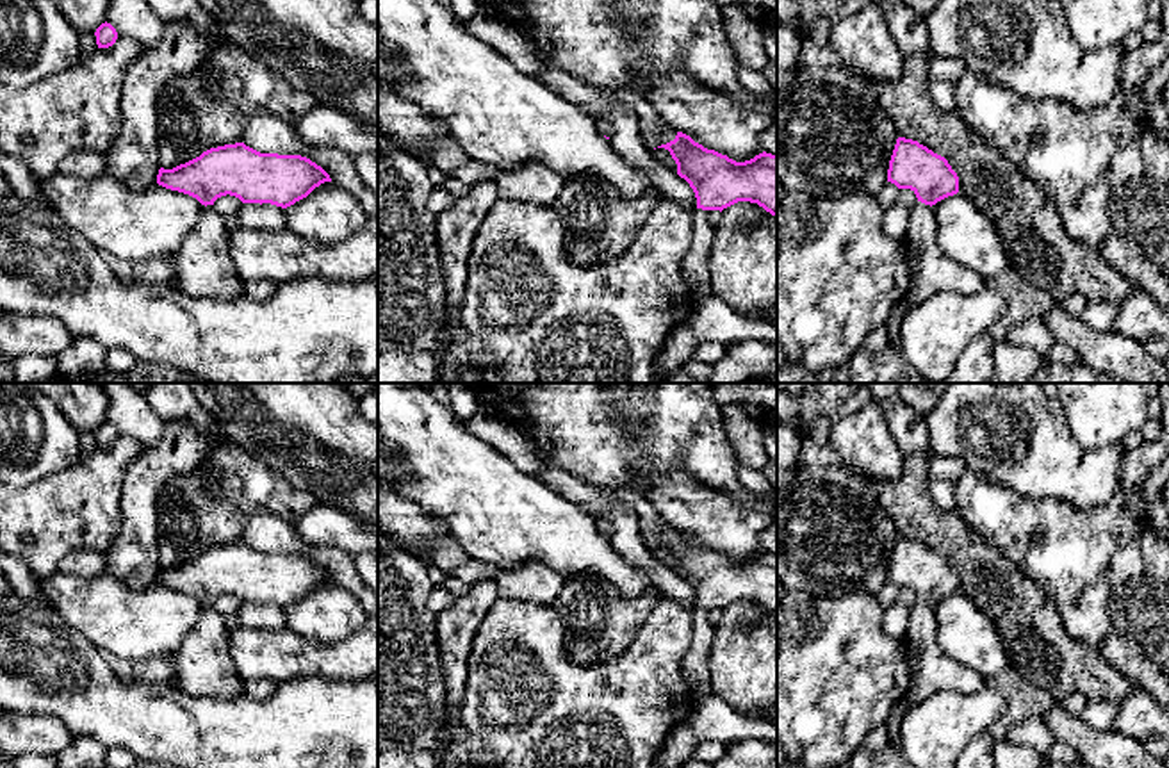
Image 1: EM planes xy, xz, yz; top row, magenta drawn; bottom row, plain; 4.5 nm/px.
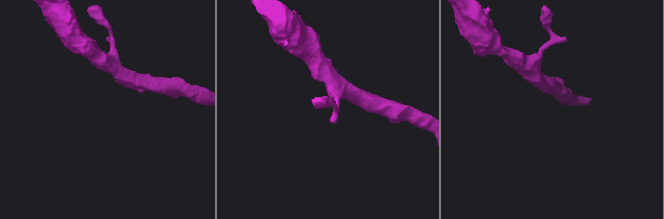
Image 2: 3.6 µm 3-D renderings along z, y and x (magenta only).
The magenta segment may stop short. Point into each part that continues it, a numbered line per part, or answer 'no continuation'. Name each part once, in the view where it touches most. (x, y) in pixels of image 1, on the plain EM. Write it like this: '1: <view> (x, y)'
1: yz (932, 670)

